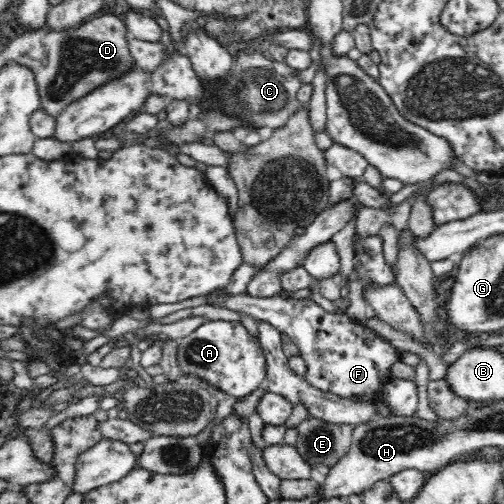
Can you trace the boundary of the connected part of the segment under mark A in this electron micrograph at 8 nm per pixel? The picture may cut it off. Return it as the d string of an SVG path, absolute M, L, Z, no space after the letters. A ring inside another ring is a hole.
M216 320L204 322L187 336L176 340L176 362L185 376L199 378L212 392L221 392L236 402L244 401L267 380L267 360L259 339L240 321Z

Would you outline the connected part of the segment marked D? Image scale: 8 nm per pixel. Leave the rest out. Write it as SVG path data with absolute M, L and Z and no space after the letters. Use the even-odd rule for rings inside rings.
M109 12L101 17L90 17L66 32L54 32L46 28L38 32L26 32L8 42L2 53L10 58L10 62L16 61L34 73L43 110L56 118L72 102L137 68L128 47L128 38L130 34L126 23Z

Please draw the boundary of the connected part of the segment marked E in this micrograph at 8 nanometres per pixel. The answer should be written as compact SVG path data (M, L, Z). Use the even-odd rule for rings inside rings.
M308 418L297 426L298 439L295 449L308 466L334 468L344 456L353 440L350 424L328 424L317 418Z

